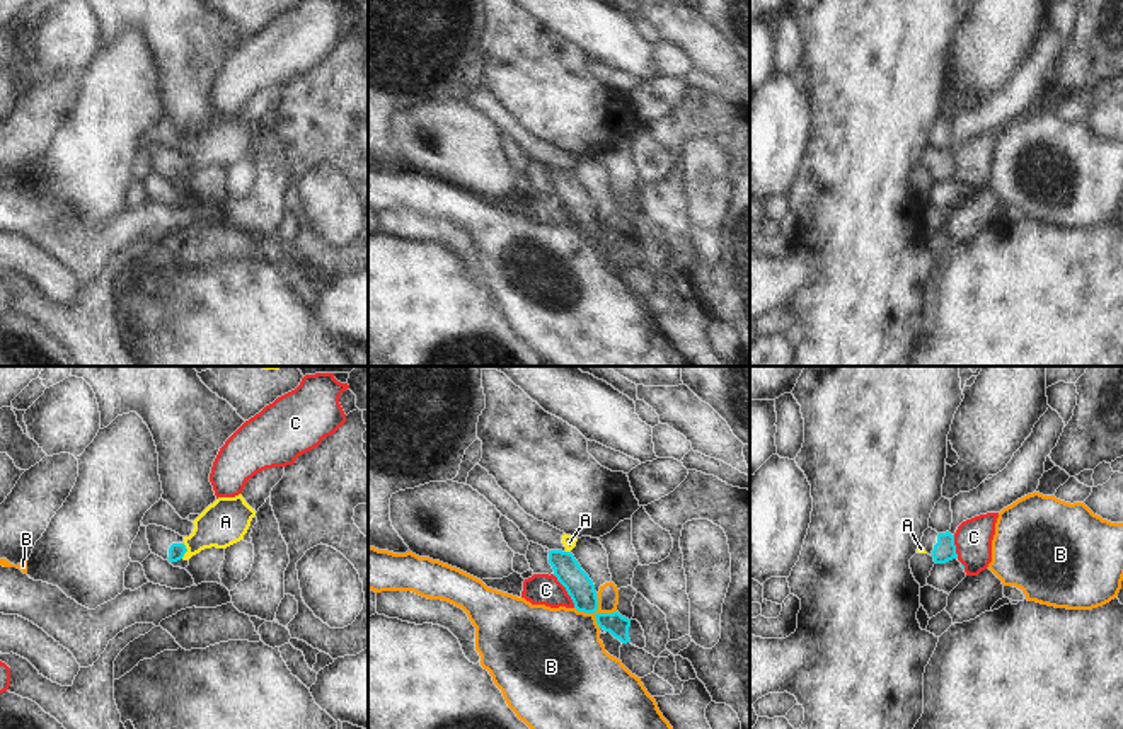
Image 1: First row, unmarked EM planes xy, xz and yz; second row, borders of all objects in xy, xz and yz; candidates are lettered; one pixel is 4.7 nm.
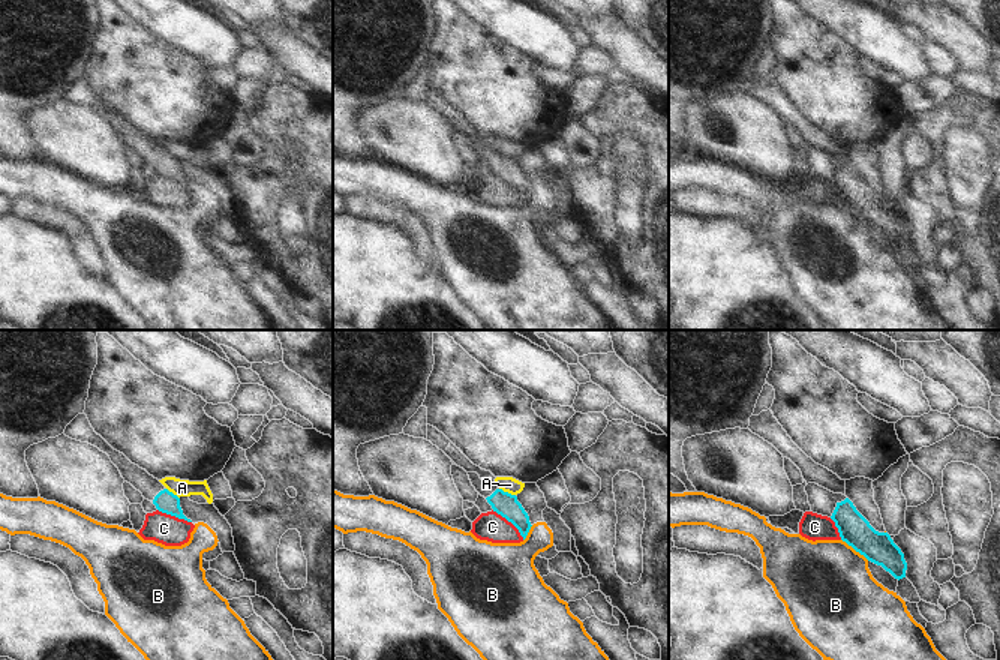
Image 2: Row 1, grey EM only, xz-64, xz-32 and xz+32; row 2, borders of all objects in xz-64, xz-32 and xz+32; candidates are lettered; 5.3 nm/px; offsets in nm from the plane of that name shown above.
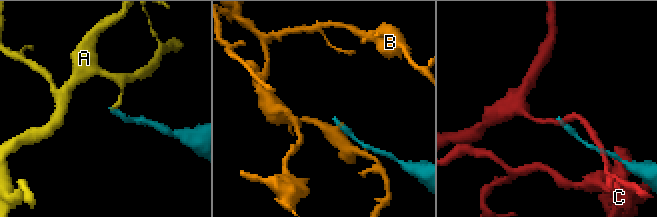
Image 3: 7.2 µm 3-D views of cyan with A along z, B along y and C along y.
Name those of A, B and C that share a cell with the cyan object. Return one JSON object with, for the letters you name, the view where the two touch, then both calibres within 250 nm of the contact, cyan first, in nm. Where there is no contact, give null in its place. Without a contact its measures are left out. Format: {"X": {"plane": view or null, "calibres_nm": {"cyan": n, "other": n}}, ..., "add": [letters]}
{"add": []}

